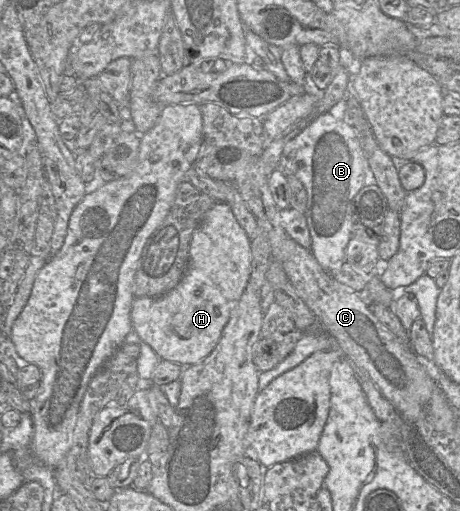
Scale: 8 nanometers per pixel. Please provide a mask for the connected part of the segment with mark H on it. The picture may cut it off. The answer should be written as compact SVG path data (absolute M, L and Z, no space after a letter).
M215 203L195 229L189 265L179 284L159 297L135 297L133 329L161 360L181 365L201 362L216 347L251 273L251 243L229 204Z

